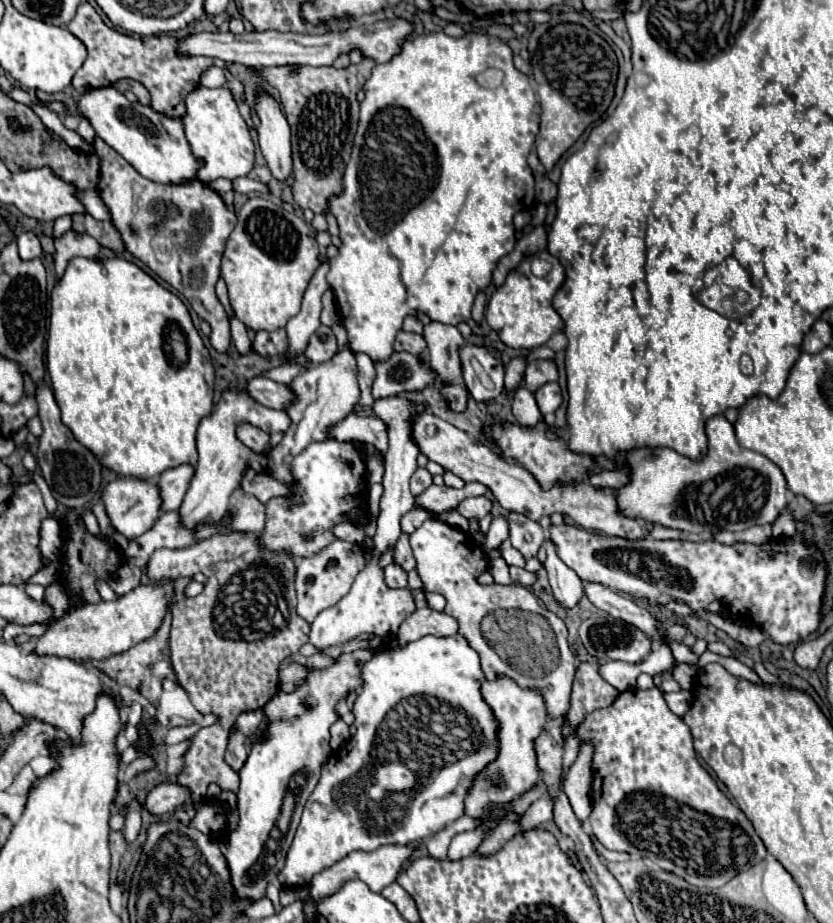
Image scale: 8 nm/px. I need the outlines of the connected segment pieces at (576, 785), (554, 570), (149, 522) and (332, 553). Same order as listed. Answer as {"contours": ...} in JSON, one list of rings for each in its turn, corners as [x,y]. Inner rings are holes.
{"contours":[[[[580,745],[578,759],[564,777],[564,793],[570,799],[572,811],[580,821],[588,819],[592,811],[592,745]]],[[[546,541],[544,547],[548,553],[544,567],[548,571],[554,597],[564,607],[574,607],[580,601],[580,597],[584,595],[584,585],[582,585],[580,577],[576,577],[574,569],[568,569],[568,565],[564,565],[564,561],[560,561],[552,541]]],[[[122,477],[116,479],[112,483],[106,485],[104,493],[102,493],[102,501],[106,505],[108,517],[112,521],[112,525],[116,527],[118,533],[122,533],[126,539],[136,539],[140,537],[144,531],[152,529],[152,525],[156,523],[156,517],[160,517],[160,491],[158,485],[154,481],[146,481],[146,479],[136,479],[136,477]]],[[[332,541],[332,545],[326,545],[320,553],[314,553],[312,557],[302,557],[298,561],[298,573],[296,573],[298,615],[308,623],[312,623],[322,609],[336,605],[340,597],[348,593],[354,577],[364,567],[364,563],[366,561],[364,561],[362,547],[346,541]]]]}

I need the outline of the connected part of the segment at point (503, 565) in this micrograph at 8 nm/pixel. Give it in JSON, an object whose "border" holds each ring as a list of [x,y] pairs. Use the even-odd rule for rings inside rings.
{"border":[[[500,557],[500,559],[490,559],[490,565],[488,565],[488,571],[492,573],[494,581],[496,583],[502,583],[502,585],[510,585],[510,575],[508,575],[508,563]]]}

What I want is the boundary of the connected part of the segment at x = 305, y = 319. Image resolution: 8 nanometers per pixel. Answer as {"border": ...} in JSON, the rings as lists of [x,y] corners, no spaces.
{"border":[[[328,261],[320,263],[320,267],[316,269],[316,273],[304,293],[300,313],[294,315],[286,325],[288,341],[290,341],[290,347],[288,347],[290,355],[298,355],[300,351],[304,351],[310,335],[320,327],[322,295],[324,295],[324,291],[330,289],[330,285],[326,281],[326,273],[328,273]]]}

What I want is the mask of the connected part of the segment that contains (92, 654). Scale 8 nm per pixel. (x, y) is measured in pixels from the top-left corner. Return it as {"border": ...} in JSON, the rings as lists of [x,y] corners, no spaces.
{"border":[[[174,581],[166,583],[148,583],[138,585],[130,593],[118,597],[112,603],[98,603],[98,605],[82,605],[72,607],[62,619],[56,621],[38,641],[34,647],[36,655],[56,655],[56,657],[68,657],[76,663],[92,661],[92,659],[106,659],[110,655],[118,655],[128,651],[130,647],[142,643],[144,639],[150,639],[160,629],[172,597],[176,593]]]}

